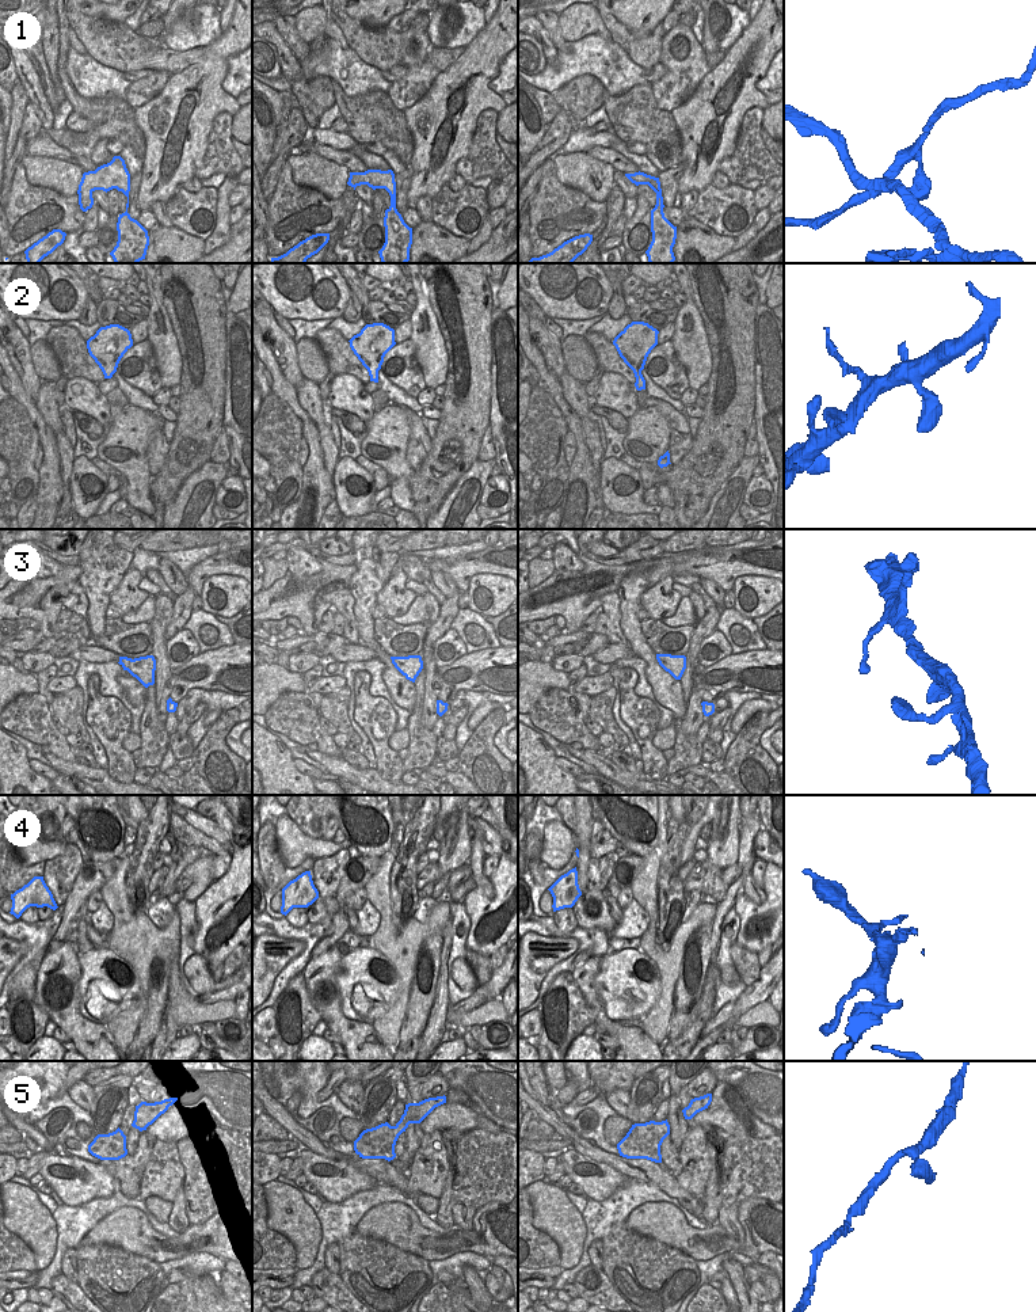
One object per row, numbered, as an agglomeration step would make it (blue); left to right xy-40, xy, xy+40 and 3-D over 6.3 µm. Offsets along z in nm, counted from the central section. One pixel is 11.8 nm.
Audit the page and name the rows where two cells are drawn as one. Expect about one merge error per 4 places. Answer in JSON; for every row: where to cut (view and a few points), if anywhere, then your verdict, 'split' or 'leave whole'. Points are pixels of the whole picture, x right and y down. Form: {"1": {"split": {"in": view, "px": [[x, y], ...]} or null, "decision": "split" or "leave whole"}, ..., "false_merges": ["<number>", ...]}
{"1": {"split": {"in": "xy+40", "px": [[655, 206], [662, 209]]}, "decision": "split"}, "2": {"split": null, "decision": "leave whole"}, "3": {"split": null, "decision": "leave whole"}, "4": {"split": null, "decision": "leave whole"}, "5": {"split": null, "decision": "leave whole"}, "false_merges": ["1"]}

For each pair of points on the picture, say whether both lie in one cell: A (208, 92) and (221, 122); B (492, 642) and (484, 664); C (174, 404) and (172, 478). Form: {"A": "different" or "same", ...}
{"A": "different", "B": "different", "C": "different"}

